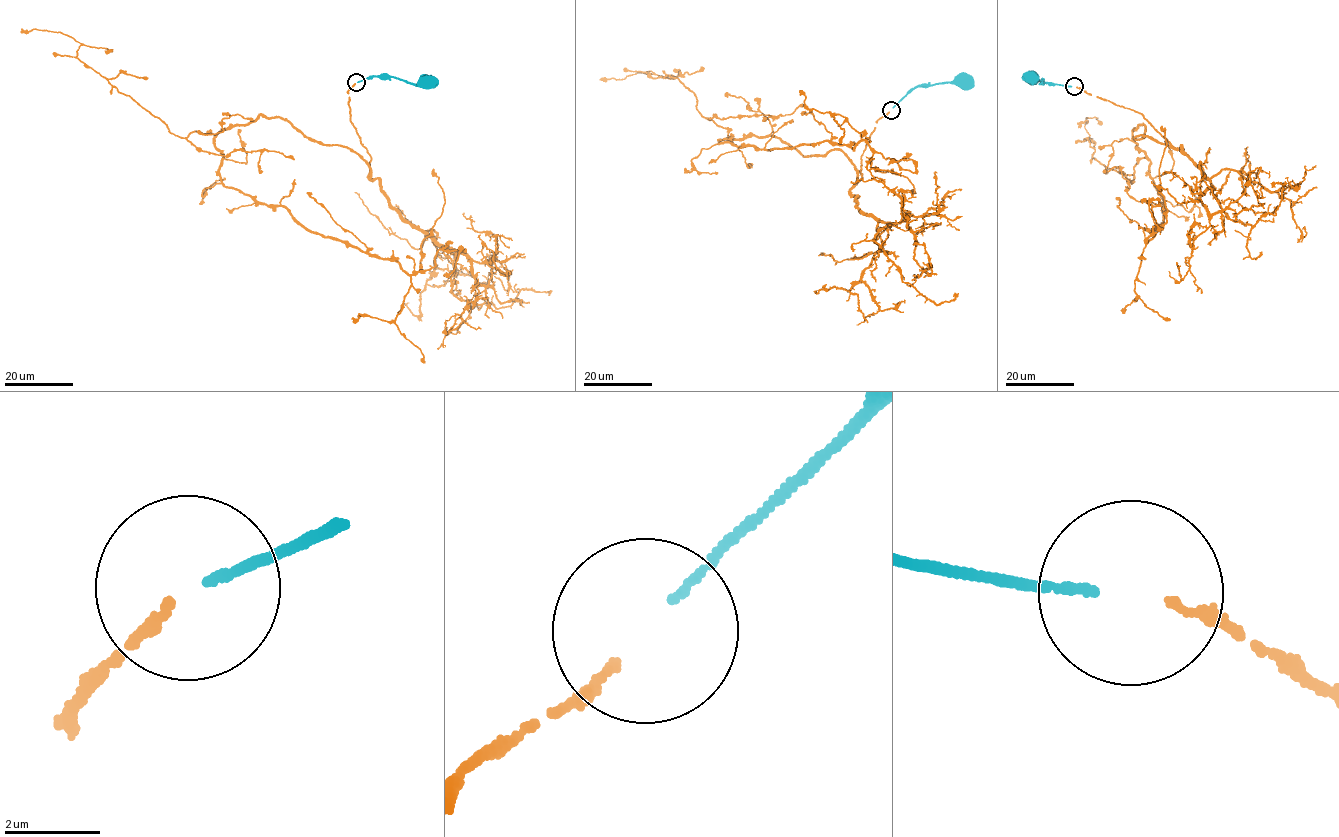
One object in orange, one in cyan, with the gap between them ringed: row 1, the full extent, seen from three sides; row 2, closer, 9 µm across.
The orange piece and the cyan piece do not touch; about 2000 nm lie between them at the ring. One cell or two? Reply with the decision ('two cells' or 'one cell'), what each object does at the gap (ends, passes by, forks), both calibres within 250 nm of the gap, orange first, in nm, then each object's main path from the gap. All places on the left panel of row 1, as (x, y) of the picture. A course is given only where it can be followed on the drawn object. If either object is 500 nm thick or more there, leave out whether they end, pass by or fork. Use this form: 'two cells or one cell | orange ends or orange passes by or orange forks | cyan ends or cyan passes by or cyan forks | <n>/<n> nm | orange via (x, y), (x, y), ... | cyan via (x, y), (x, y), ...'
one cell | orange ends | cyan ends | 170/180 nm | orange via (355, 83), (369, 171), (261, 115), (216, 134), (221, 181), (409, 274), (444, 204), (433, 169) | cyan via (357, 82), (369, 77), (390, 75), (418, 84), (424, 81)

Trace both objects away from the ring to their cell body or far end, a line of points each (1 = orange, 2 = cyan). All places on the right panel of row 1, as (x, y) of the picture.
1: (1076, 87), (1169, 144), (1132, 133), (1163, 202), (1146, 242), (1166, 222), (1161, 126)
2: (1072, 86), (1045, 83), (1040, 79), (1028, 82), (1030, 78)

